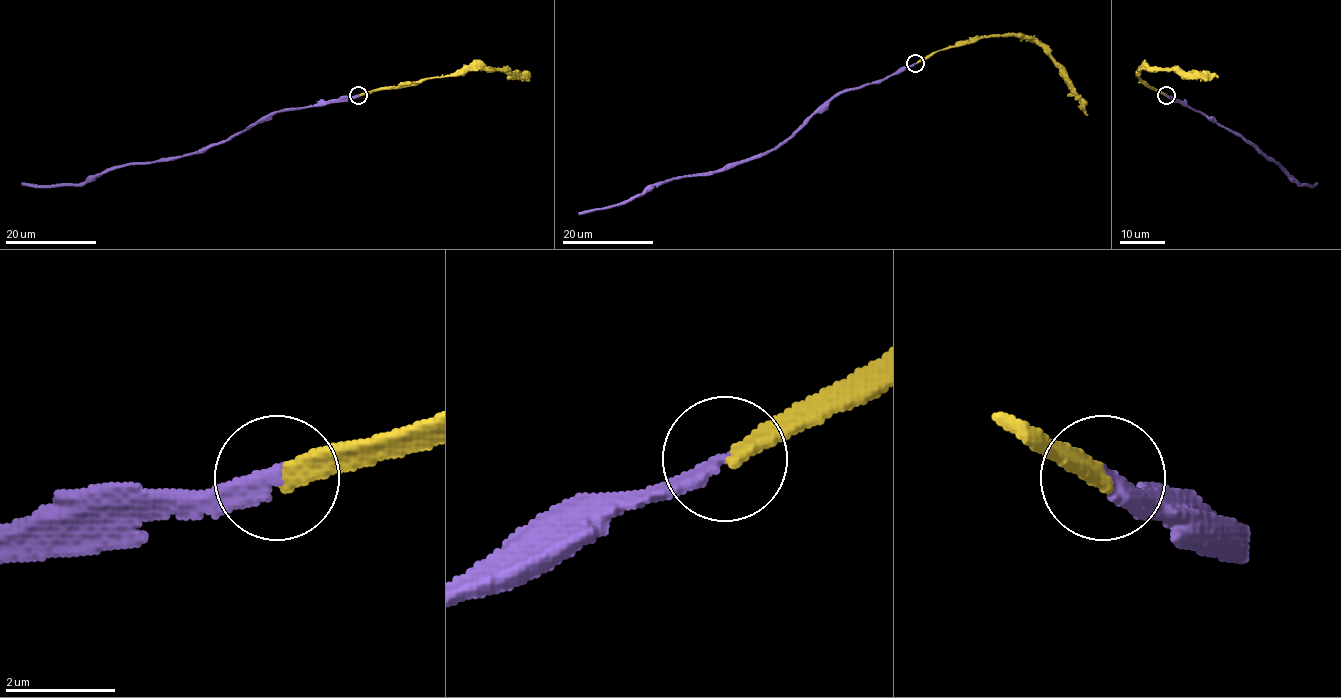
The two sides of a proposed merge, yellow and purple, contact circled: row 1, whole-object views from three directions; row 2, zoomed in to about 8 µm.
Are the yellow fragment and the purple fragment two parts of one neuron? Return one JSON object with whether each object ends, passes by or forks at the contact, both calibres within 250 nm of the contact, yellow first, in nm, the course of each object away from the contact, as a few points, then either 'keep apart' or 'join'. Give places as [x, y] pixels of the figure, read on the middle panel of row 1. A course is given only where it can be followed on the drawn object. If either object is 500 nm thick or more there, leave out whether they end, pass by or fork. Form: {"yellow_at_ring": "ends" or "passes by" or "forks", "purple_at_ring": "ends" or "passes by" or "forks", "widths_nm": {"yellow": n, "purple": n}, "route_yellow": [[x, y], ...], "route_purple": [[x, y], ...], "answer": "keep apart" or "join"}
{"yellow_at_ring": "ends", "purple_at_ring": "ends", "widths_nm": {"yellow": 340, "purple": 300}, "route_yellow": [[916, 63], [941, 50], [974, 43], [983, 37], [1033, 37], [1060, 70], [1060, 76], [1087, 116]], "route_purple": [[916, 63], [882, 79], [840, 91], [787, 138], [762, 153], [712, 171], [671, 178], [606, 208], [578, 214]], "answer": "join"}

